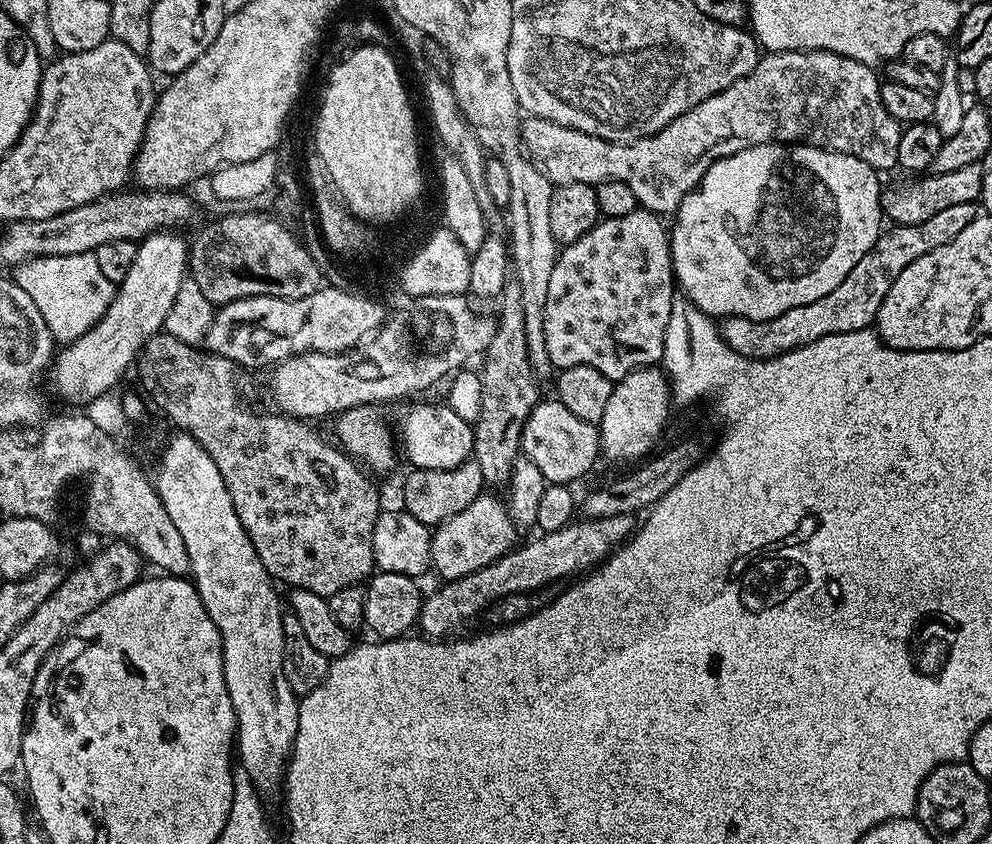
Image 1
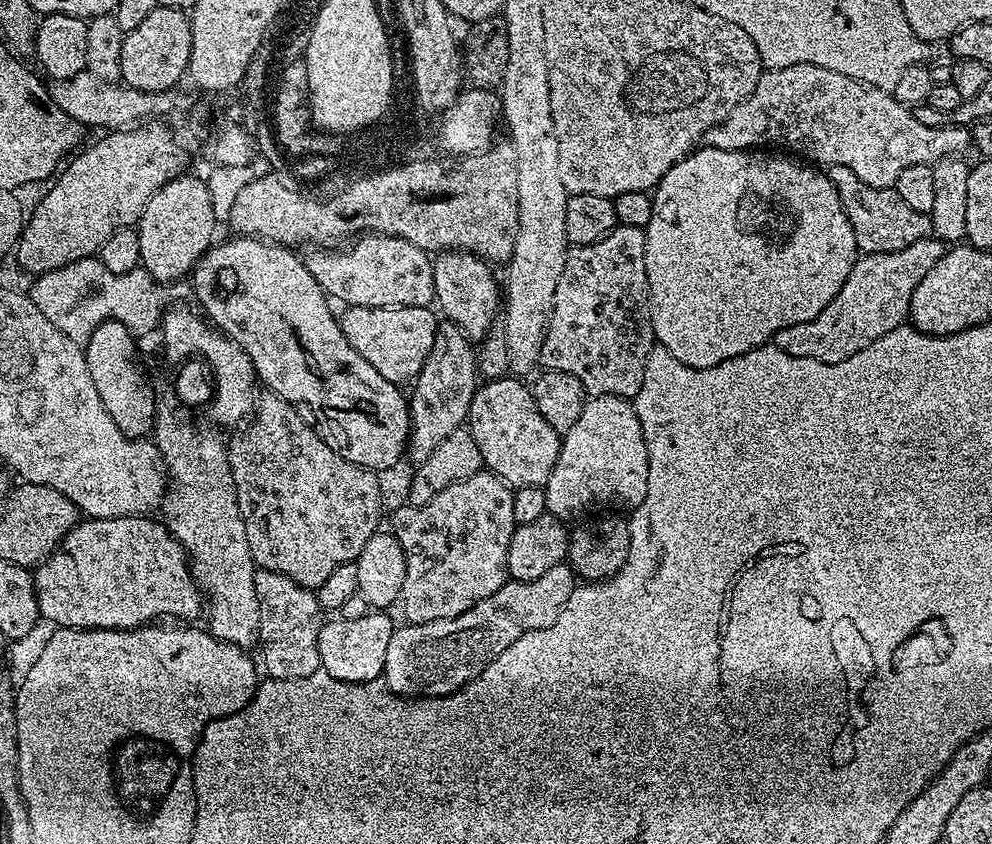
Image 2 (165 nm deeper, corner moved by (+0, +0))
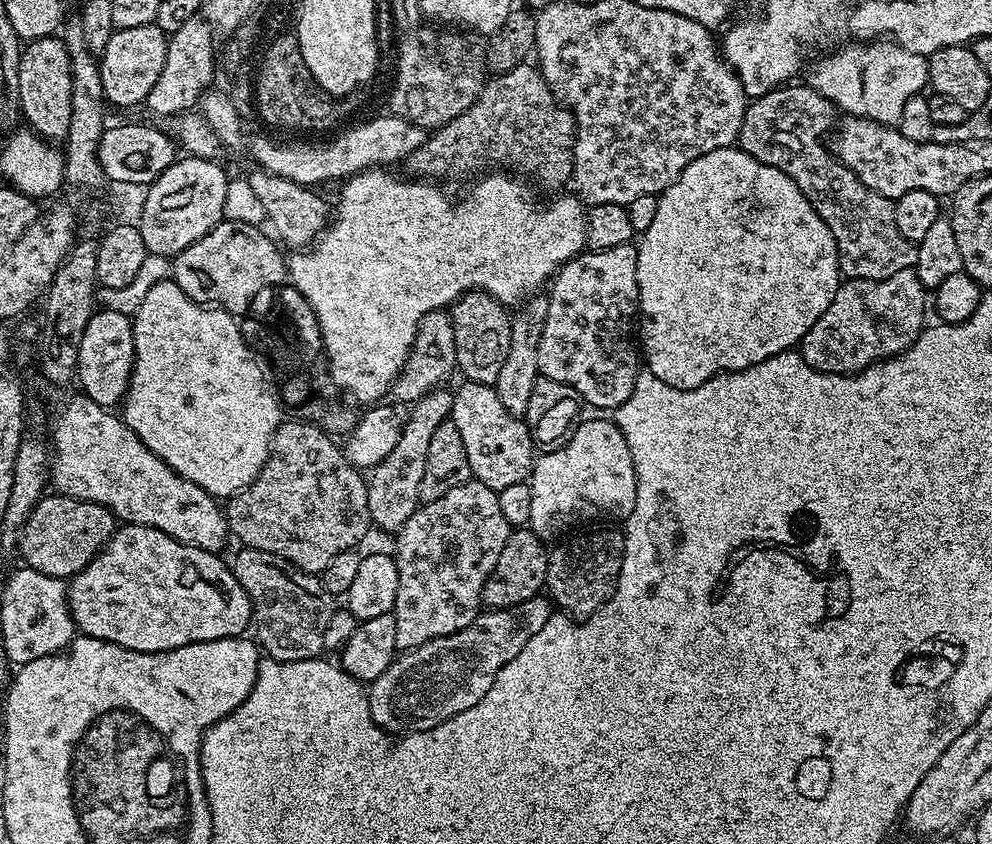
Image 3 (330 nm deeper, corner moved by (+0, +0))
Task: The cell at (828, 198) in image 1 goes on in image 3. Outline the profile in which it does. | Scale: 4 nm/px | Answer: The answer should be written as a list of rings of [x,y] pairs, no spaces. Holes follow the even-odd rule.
[[[739,146],[710,150],[710,154],[702,154],[697,160],[690,162],[690,166],[681,170],[680,177],[669,188],[659,193],[658,214],[654,214],[654,222],[650,222],[650,230],[643,232],[641,240],[644,241],[639,241],[636,257],[640,299],[638,336],[642,341],[642,360],[647,371],[654,374],[654,378],[662,378],[666,386],[682,390],[702,386],[707,380],[719,376],[722,372],[737,372],[795,349],[800,339],[810,330],[810,326],[814,326],[814,322],[818,322],[818,318],[826,314],[826,306],[834,302],[834,294],[842,283],[834,234],[830,234],[830,226],[826,226],[826,222],[822,222],[814,206],[810,206],[806,194],[802,194],[802,190],[798,190],[796,183],[786,174],[782,174],[782,170],[758,162],[758,158],[746,154]]]

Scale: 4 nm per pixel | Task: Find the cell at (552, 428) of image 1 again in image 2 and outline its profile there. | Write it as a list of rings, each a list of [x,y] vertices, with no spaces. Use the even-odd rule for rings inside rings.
[[[492,378],[487,382],[481,383],[476,389],[476,393],[473,394],[473,401],[470,402],[470,408],[467,416],[466,427],[469,432],[472,433],[474,442],[478,442],[478,450],[482,454],[484,459],[484,468],[487,471],[494,473],[494,475],[500,477],[505,484],[509,486],[515,486],[516,488],[535,488],[537,486],[543,486],[548,483],[550,474],[554,470],[554,466],[558,462],[560,457],[560,445],[562,443],[561,433],[554,430],[554,426],[550,426],[550,422],[546,422],[546,418],[542,418],[542,414],[538,410],[538,406],[534,402],[532,397],[531,387],[527,383],[519,384],[516,380],[508,380],[509,378]]]

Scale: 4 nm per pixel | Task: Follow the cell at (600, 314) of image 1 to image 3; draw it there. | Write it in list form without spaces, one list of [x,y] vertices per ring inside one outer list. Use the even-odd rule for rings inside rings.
[[[635,243],[614,246],[610,250],[598,250],[597,252],[585,250],[573,260],[568,260],[564,263],[551,281],[550,289],[552,288],[552,292],[549,291],[547,293],[548,309],[546,310],[546,322],[542,326],[542,338],[538,341],[538,370],[543,379],[562,382],[566,386],[570,386],[578,393],[585,405],[593,404],[596,408],[609,408],[609,410],[620,408],[622,402],[626,402],[626,398],[630,398],[630,394],[634,394],[634,382],[642,371],[642,360],[638,355],[638,344],[634,339],[634,329],[638,324],[638,309],[640,306],[640,299],[638,298],[637,251],[638,248]]]

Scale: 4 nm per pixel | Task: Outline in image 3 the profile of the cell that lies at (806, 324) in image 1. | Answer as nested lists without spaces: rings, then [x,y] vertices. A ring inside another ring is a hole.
[[[915,268],[898,270],[885,280],[850,280],[845,279],[834,294],[834,302],[826,306],[826,314],[810,326],[810,330],[800,339],[798,352],[808,367],[820,373],[838,372],[855,374],[870,367],[878,360],[887,360],[900,355],[917,340],[925,327],[924,321],[925,286],[919,281]]]

